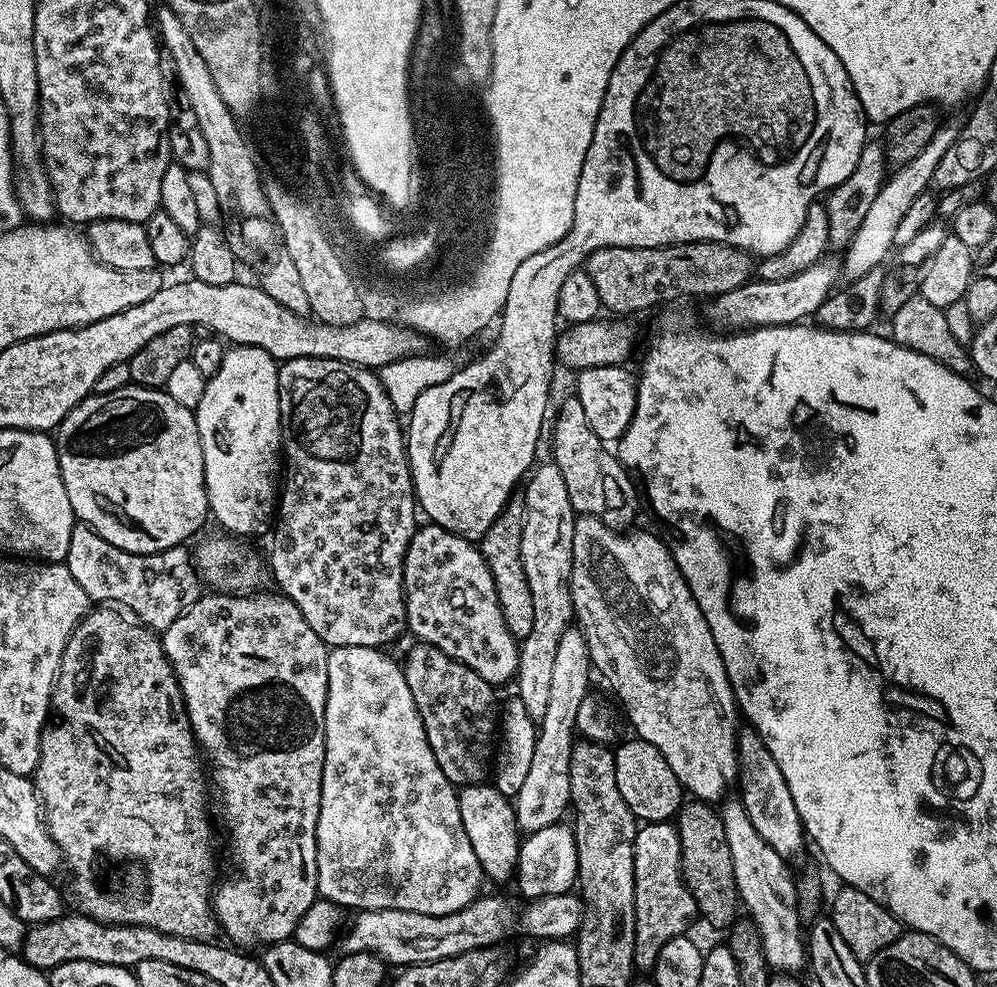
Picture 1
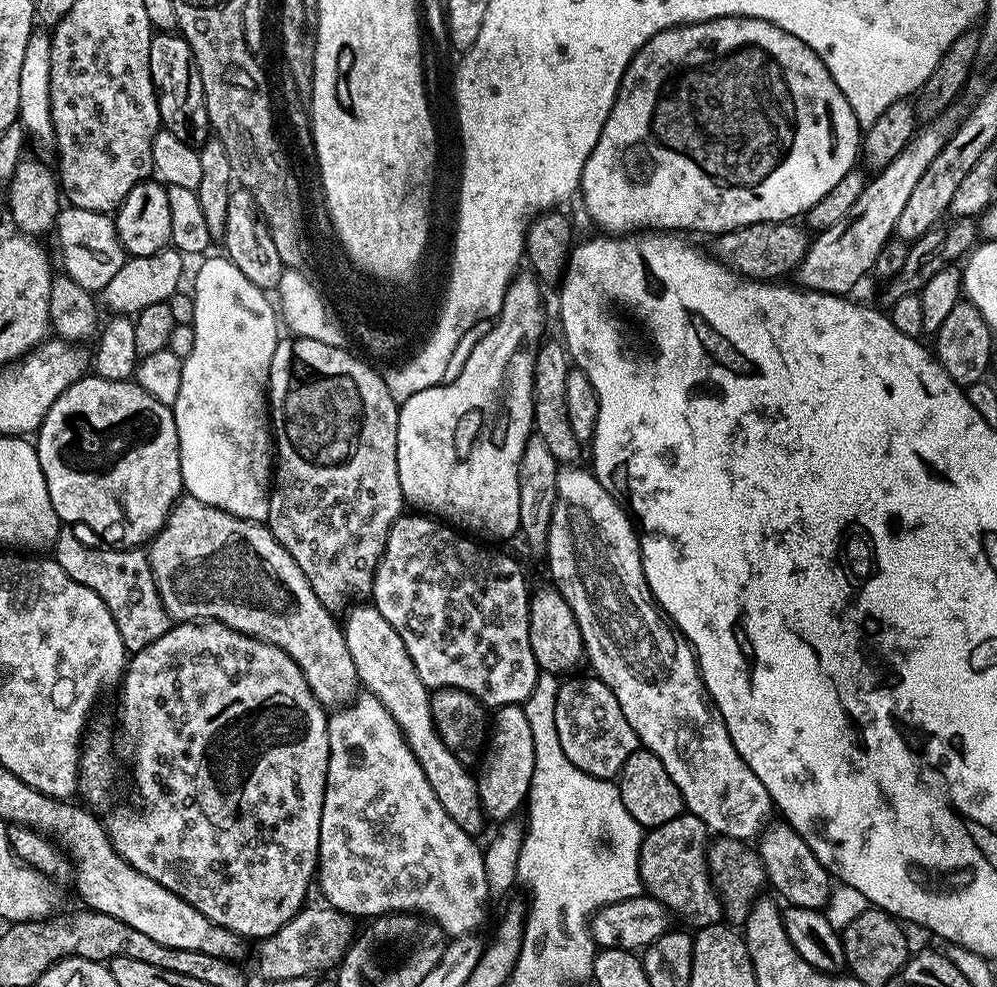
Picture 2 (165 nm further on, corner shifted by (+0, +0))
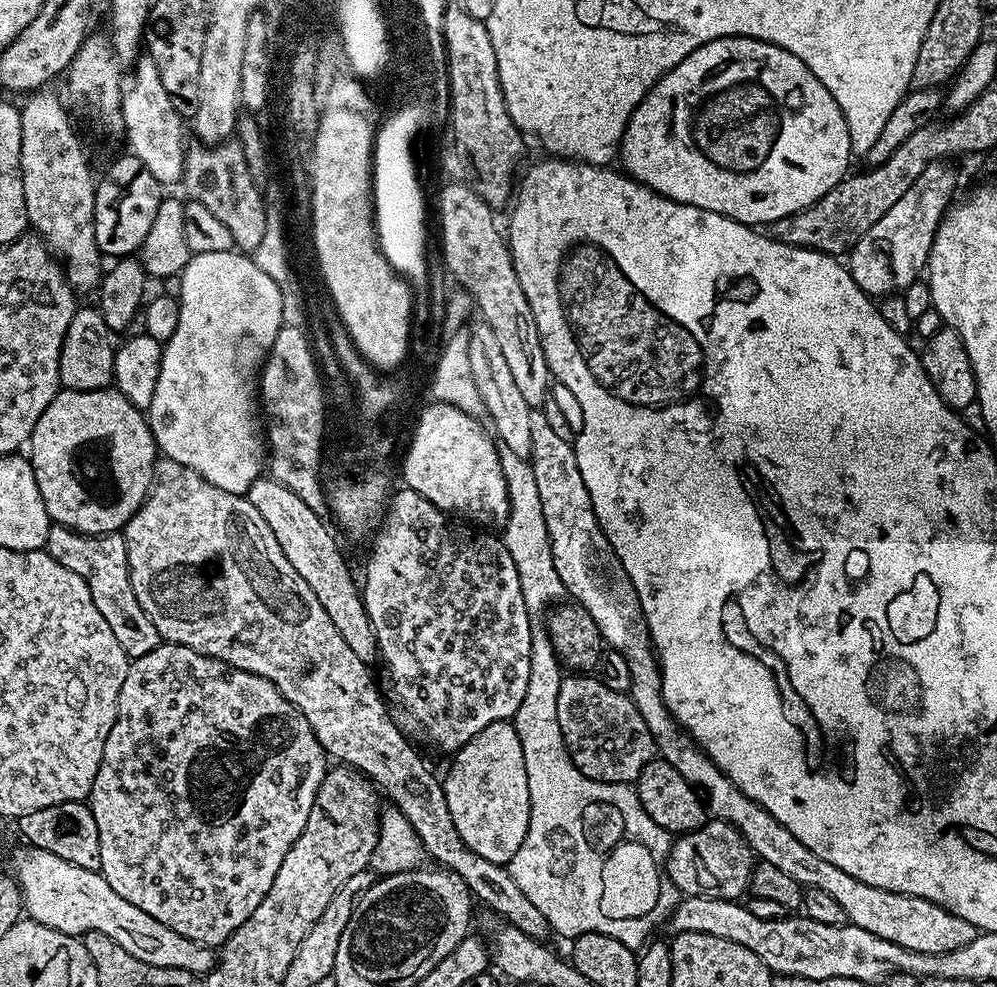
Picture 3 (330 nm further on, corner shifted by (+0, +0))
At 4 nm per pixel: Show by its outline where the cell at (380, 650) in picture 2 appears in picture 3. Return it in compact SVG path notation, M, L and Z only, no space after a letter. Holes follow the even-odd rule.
M271 478L255 480L246 495L254 510L266 518L266 526L274 530L274 538L278 538L278 546L282 546L282 554L286 554L290 566L298 570L306 586L314 590L314 598L322 602L322 610L326 610L330 622L334 622L334 630L342 634L342 642L346 642L346 646L350 646L350 650L354 650L354 654L358 654L364 664L375 665L374 662L378 660L376 635L366 614L363 595L358 591L357 577L356 580L352 577L339 542L324 525L325 517L306 506L306 502L302 502L294 490Z

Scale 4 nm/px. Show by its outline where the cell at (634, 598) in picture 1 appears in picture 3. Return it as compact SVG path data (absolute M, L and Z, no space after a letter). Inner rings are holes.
M533 410L530 414L530 438L530 461L534 478L538 481L538 494L542 497L542 514L546 514L554 570L558 570L558 578L562 578L565 593L594 618L603 643L611 651L621 652L624 656L632 679L632 701L634 706L638 706L638 714L646 718L646 726L650 726L650 734L656 739L659 755L668 760L670 766L682 774L682 778L702 789L707 811L715 819L733 824L763 863L778 866L778 870L790 874L790 878L794 878L794 882L805 889L826 890L826 894L830 894L830 898L836 899L838 906L846 910L849 924L870 930L870 934L878 934L878 938L886 938L886 942L894 942L906 950L922 954L949 952L970 946L970 942L974 942L978 935L978 929L970 926L970 922L965 922L963 918L958 918L958 914L950 914L950 910L926 898L878 890L878 886L866 886L866 882L846 874L846 870L838 870L838 866L830 866L826 858L818 858L818 854L806 850L806 846L802 846L802 842L798 842L798 838L794 838L794 834L790 834L790 830L786 830L778 818L742 794L731 778L677 724L664 704L660 661L652 646L644 611L624 567L618 562L594 514L586 482L582 482L582 474L578 470L573 441L558 438L558 433L552 429L550 422L546 422L540 410Z

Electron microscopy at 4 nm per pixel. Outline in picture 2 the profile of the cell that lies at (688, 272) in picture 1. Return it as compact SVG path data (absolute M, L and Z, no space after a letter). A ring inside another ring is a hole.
M792 220L762 222L742 226L733 232L722 232L715 237L714 255L727 268L734 269L750 280L779 281L787 274L795 273L802 258L806 258L810 243L810 232L803 223ZM801 224L801 225L800 225ZM809 235L809 236L808 236Z

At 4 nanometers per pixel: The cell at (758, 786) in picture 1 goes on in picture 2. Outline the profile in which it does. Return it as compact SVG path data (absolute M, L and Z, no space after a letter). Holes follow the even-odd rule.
M787 822L779 823L769 823L758 837L758 851L768 874L768 884L776 887L775 895L781 901L788 900L784 902L791 906L823 909L832 896L833 877L828 875L822 862L818 862L814 850L806 846L802 834L795 832Z

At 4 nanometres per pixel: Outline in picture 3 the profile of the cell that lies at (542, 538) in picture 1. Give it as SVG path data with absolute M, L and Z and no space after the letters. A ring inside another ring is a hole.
M483 322L477 323L469 334L470 369L474 376L474 386L481 395L488 411L488 420L494 429L495 435L502 442L506 442L514 453L528 458L532 454L532 439L530 438L530 414L534 410L522 398L518 385L510 375L510 365L502 349L498 347L498 338L494 338L494 330Z

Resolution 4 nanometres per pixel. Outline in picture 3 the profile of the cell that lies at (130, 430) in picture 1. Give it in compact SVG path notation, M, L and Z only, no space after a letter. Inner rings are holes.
M109 386L83 392L82 390L61 390L42 410L42 418L38 418L38 426L34 426L30 441L30 459L32 469L38 482L38 490L42 494L42 502L48 511L49 521L62 524L73 532L82 532L90 536L102 536L106 532L120 532L124 525L130 522L132 515L144 505L144 499L148 496L148 491L152 488L152 477L156 474L156 461L158 459L158 449L156 439L152 433L152 427L148 424L147 415L141 409L136 408L127 398L115 387Z

